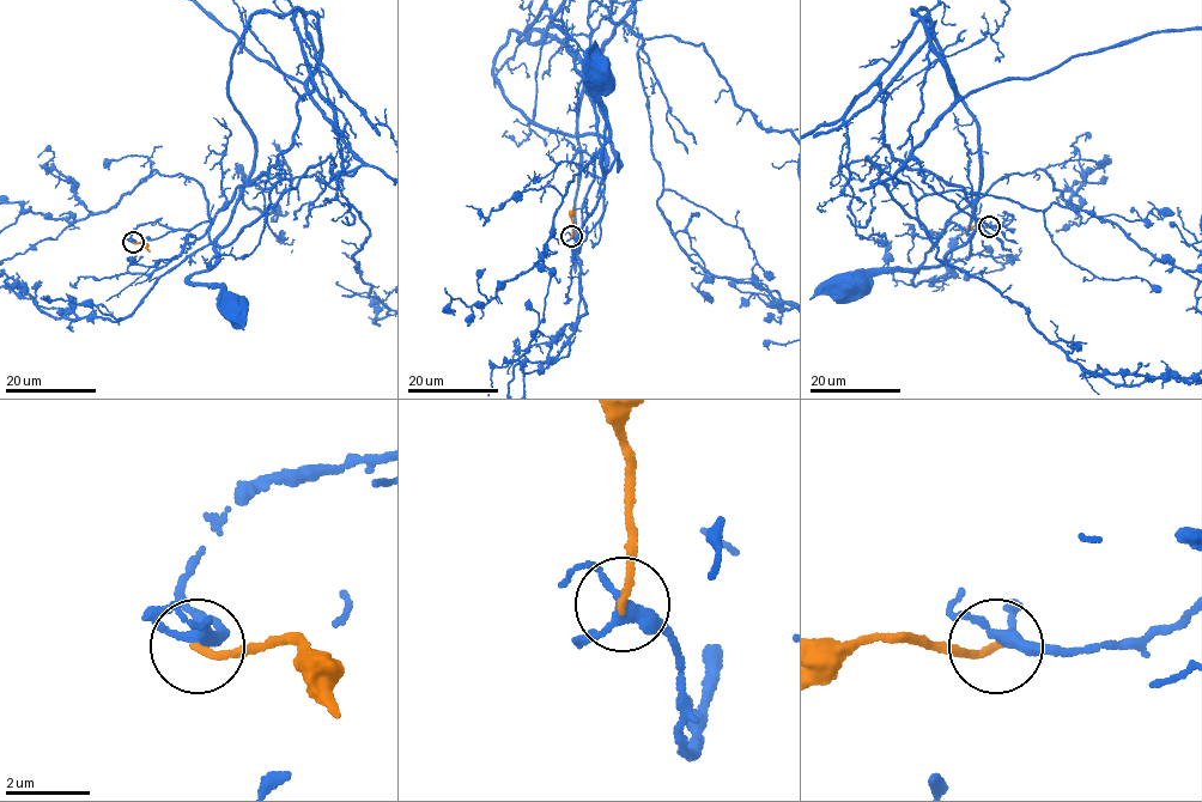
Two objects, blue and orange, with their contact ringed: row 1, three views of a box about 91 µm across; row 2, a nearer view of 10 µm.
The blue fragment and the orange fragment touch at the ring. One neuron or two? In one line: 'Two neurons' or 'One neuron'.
Two neurons

